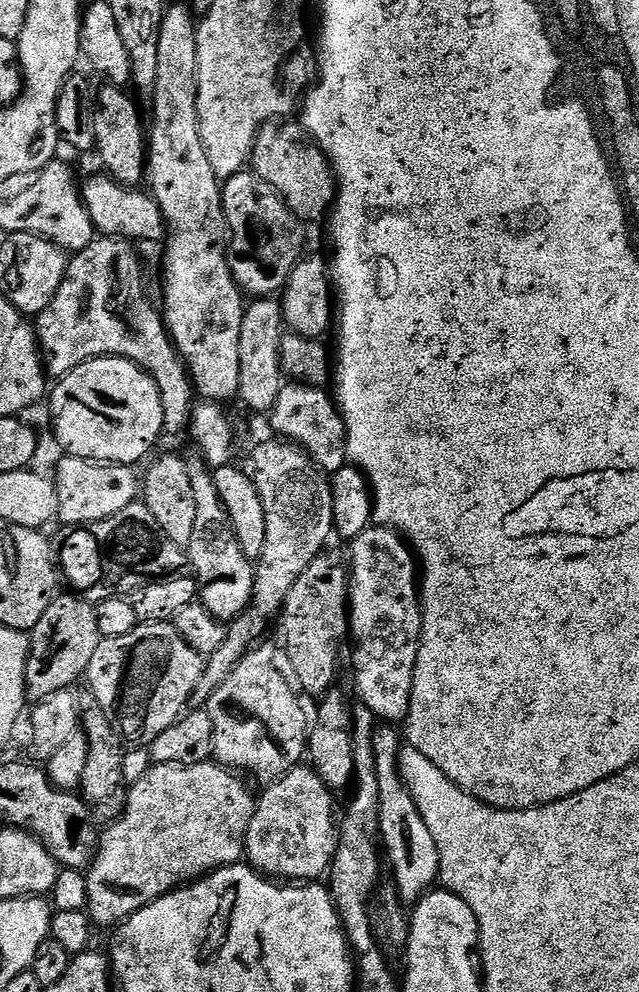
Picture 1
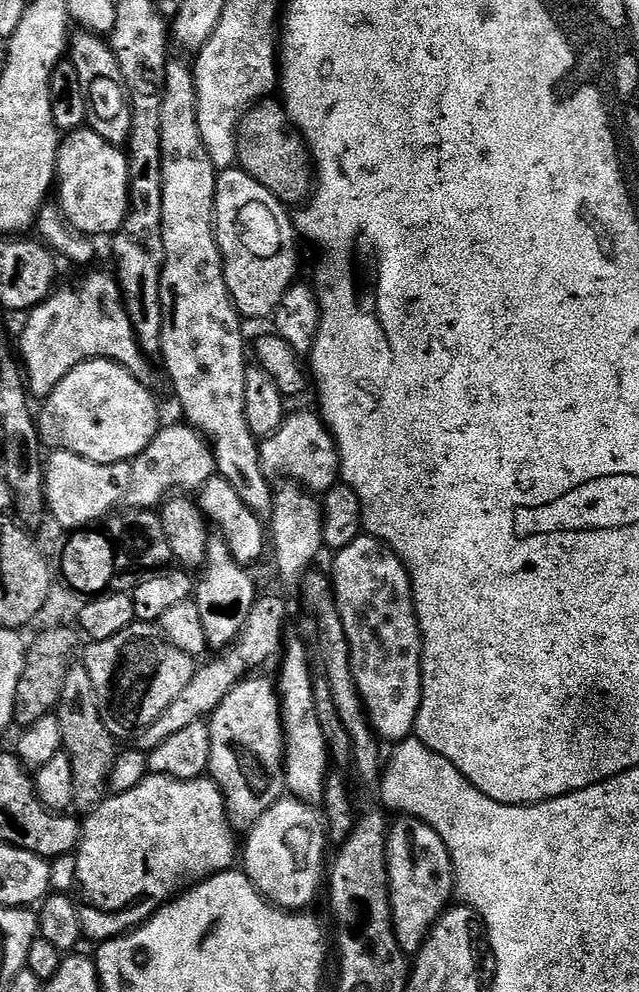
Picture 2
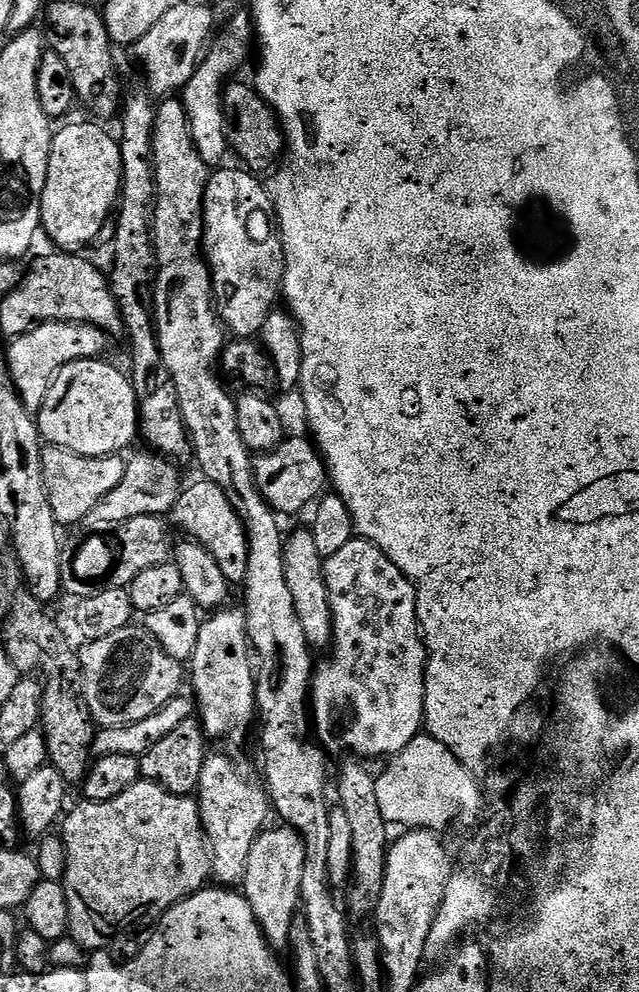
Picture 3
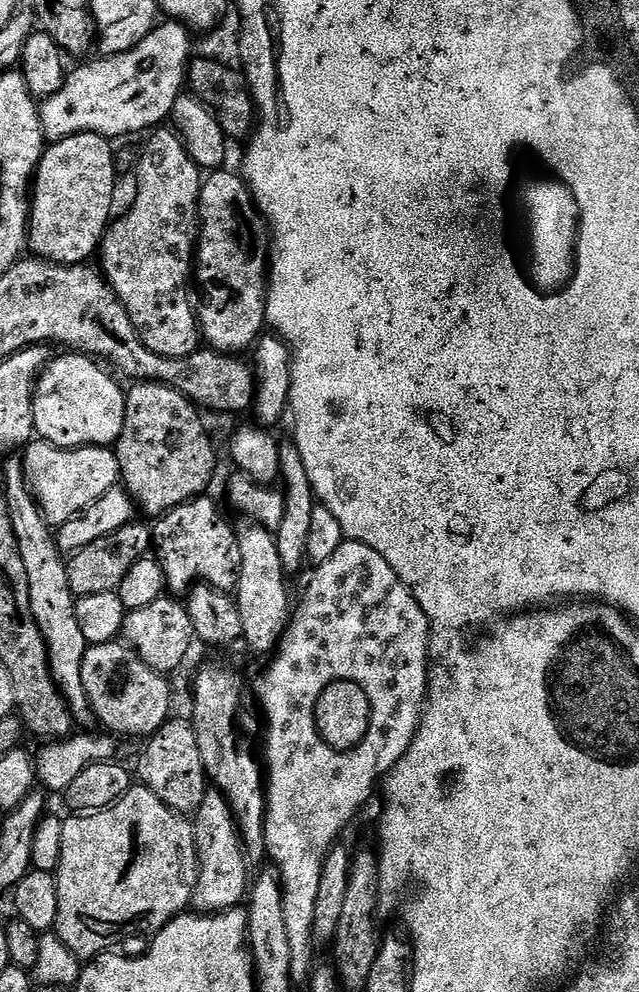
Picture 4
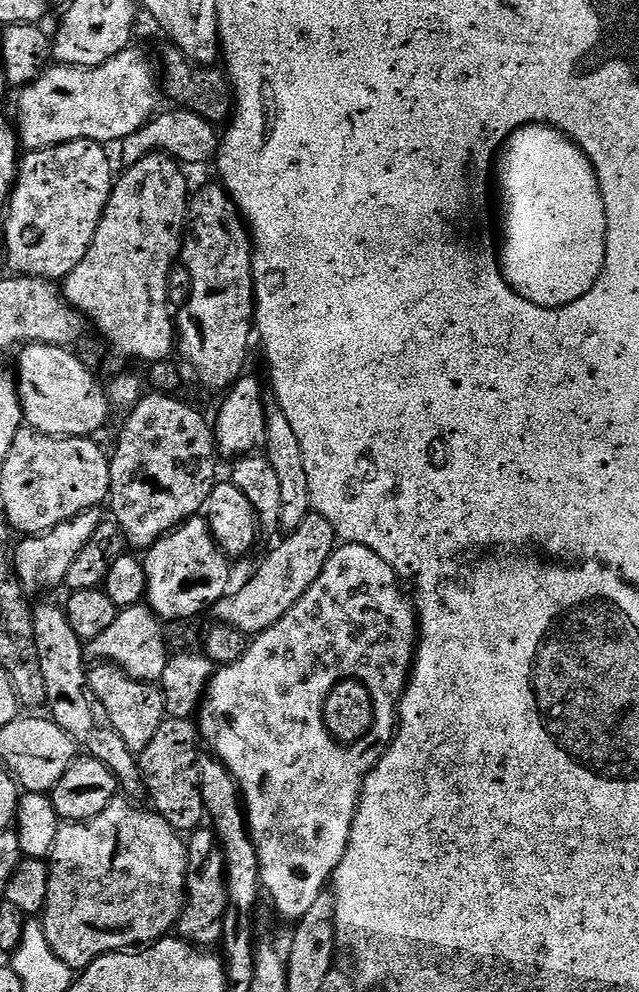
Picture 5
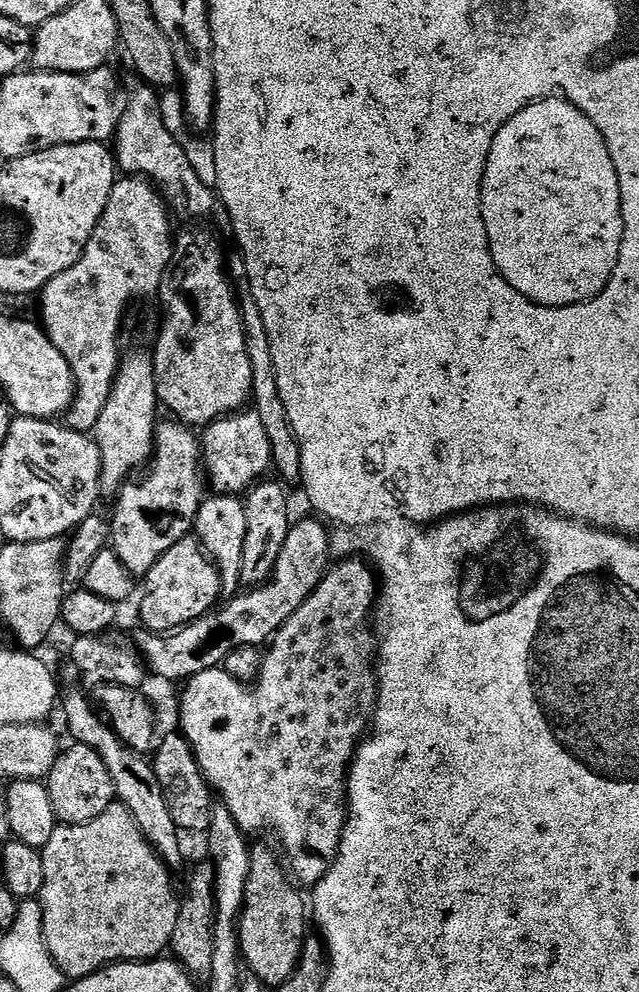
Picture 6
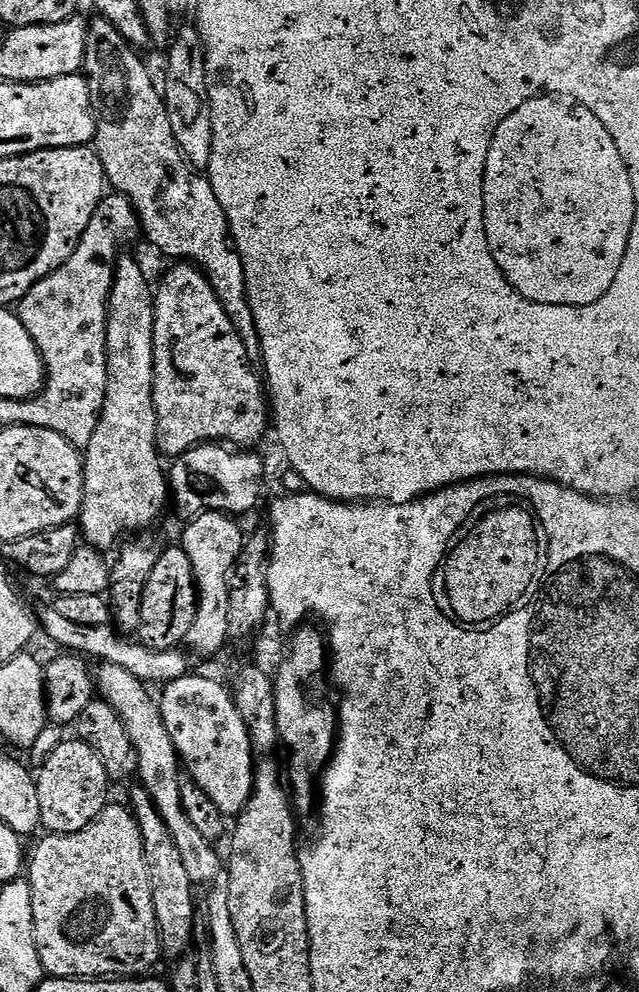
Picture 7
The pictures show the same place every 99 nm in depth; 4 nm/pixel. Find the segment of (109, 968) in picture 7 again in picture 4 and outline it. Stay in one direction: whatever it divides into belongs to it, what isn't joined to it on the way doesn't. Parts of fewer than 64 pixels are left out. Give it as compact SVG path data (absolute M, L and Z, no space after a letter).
M133 786L108 808L69 817L62 826L62 854L54 873L54 931L74 955L95 958L115 949L112 947L119 940L128 940L139 932L155 934L191 905L196 885L196 847L192 826L181 813L170 810L158 794L143 786Z

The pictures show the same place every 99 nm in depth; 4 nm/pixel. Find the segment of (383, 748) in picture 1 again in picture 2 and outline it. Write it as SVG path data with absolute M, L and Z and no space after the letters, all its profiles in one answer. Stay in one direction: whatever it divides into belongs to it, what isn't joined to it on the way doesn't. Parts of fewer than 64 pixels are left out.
M401 815L397 820L400 821L388 828L388 889L392 925L400 949L406 954L415 954L428 937L428 931L436 925L437 918L453 903L456 879L452 873L452 859L440 835L427 822L417 820L415 816Z

